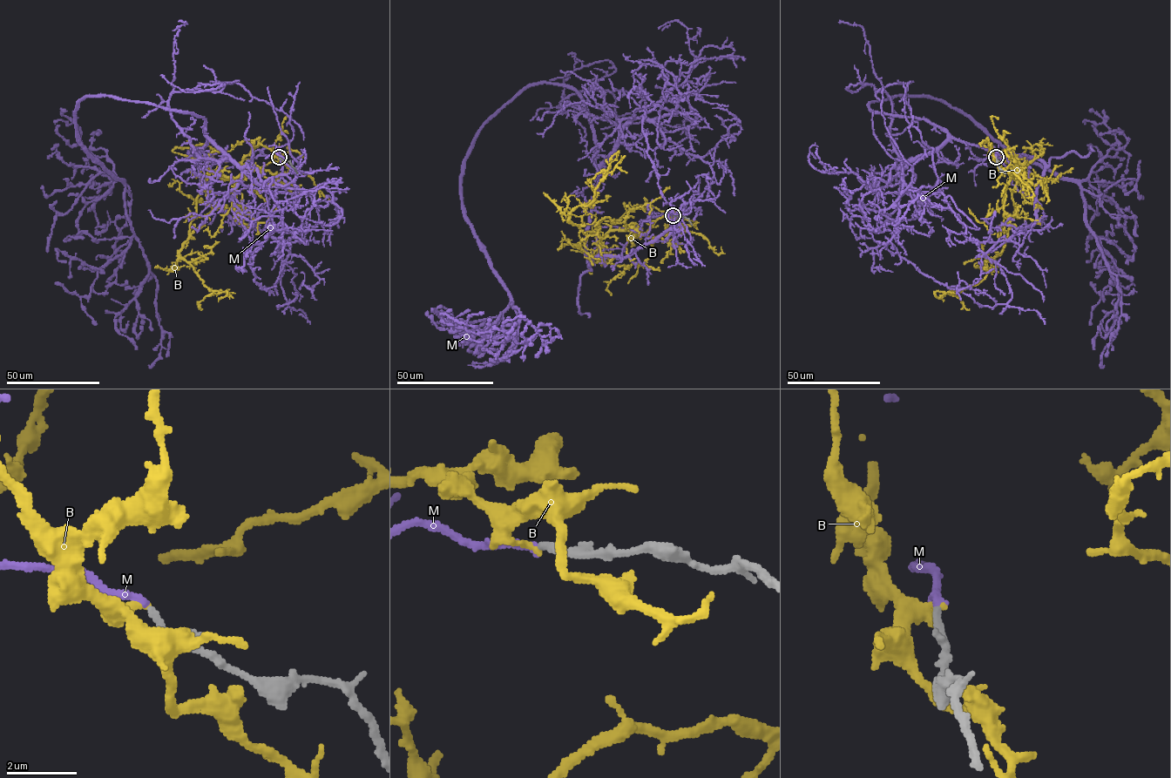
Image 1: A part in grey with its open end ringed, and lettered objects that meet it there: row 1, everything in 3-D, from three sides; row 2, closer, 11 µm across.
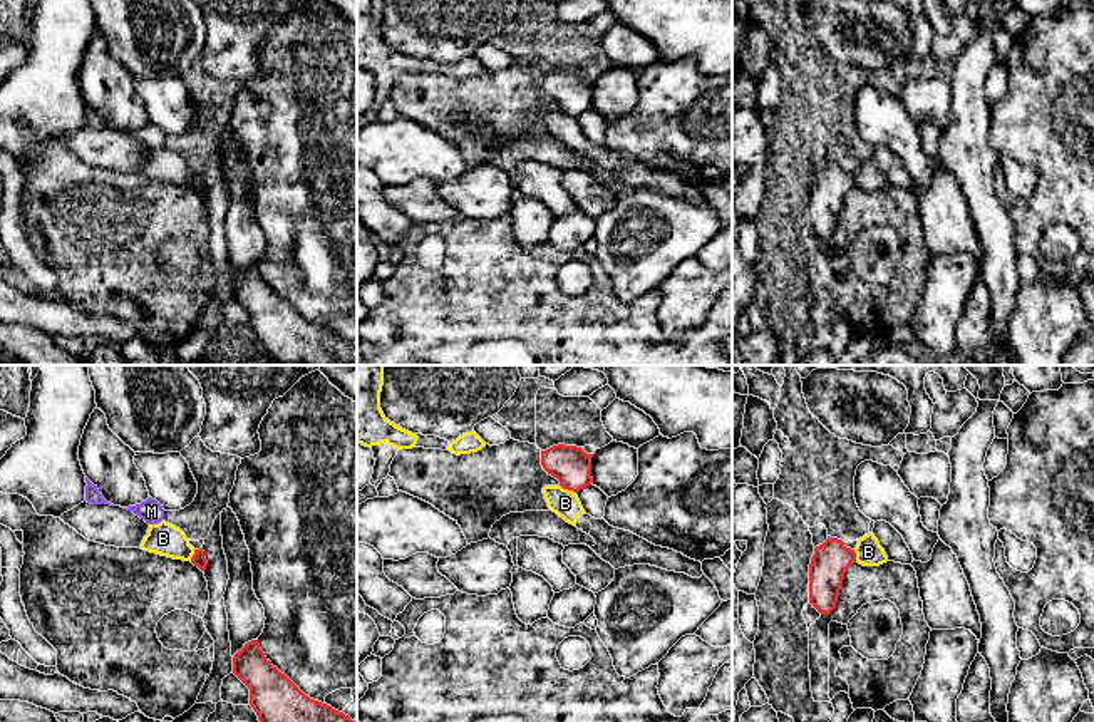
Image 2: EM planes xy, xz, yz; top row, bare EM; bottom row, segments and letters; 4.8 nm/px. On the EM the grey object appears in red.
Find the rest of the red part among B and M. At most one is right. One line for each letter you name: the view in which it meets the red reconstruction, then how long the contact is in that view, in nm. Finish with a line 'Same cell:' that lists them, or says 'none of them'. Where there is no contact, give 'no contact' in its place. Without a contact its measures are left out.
M: yz | 30 nm
Same cell: M

